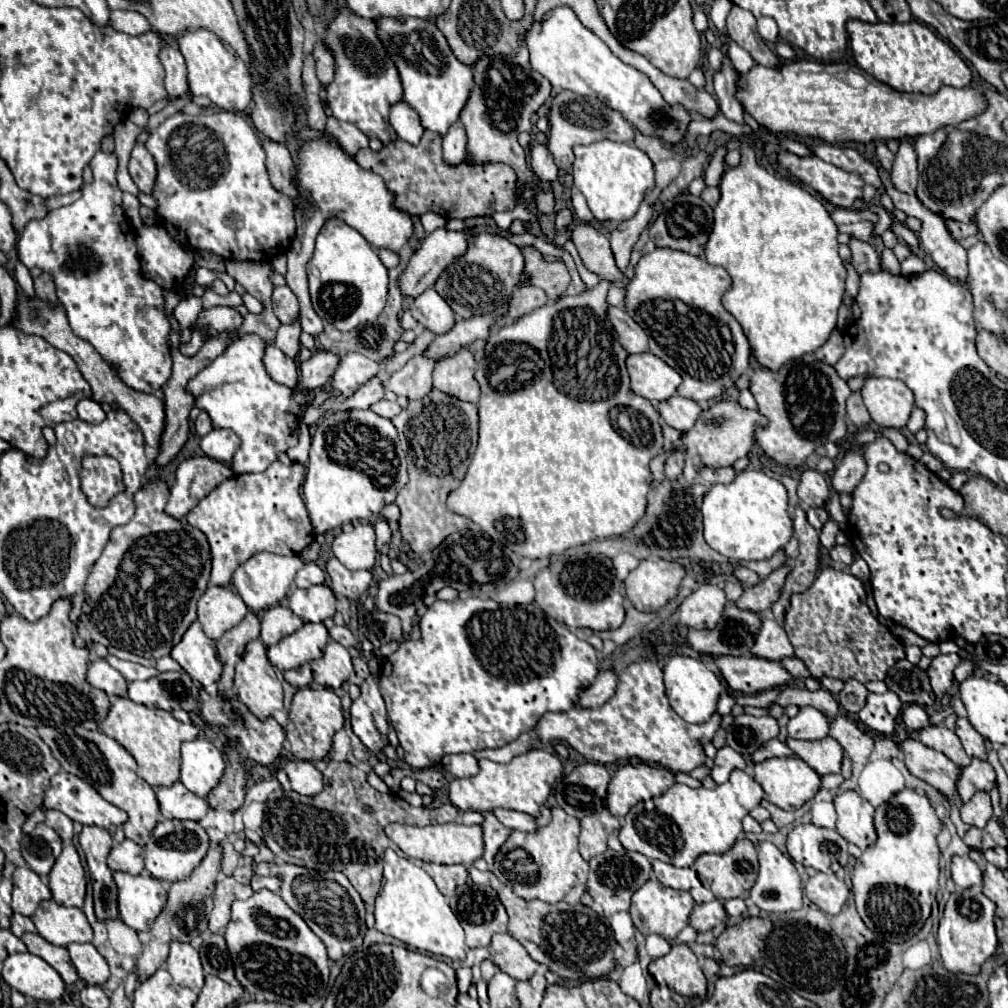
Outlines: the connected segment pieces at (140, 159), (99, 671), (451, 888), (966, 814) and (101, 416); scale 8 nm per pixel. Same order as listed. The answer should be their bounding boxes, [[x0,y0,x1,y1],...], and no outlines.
[[129,142,157,194],[87,660,127,696],[413,860,467,898],[961,792,993,828],[77,398,105,424]]

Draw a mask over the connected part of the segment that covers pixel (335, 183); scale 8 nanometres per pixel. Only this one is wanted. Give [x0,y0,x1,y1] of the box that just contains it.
[285,104,419,336]

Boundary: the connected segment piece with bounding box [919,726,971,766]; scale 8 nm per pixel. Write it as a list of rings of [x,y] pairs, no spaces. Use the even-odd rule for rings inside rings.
[[[927,726],[927,728],[919,730],[919,742],[923,742],[925,746],[929,746],[933,750],[943,752],[957,766],[967,766],[971,762],[971,758],[965,754],[957,734],[949,728]]]

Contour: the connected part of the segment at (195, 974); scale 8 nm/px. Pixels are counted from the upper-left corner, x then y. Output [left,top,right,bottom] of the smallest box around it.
[167,942,203,990]

